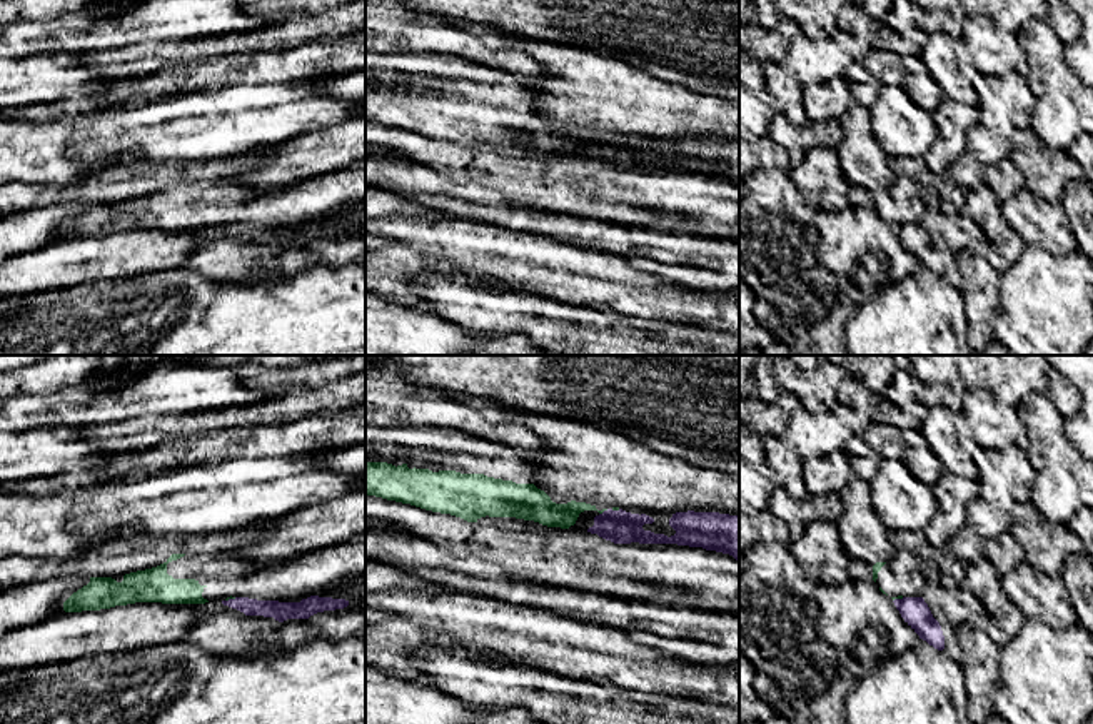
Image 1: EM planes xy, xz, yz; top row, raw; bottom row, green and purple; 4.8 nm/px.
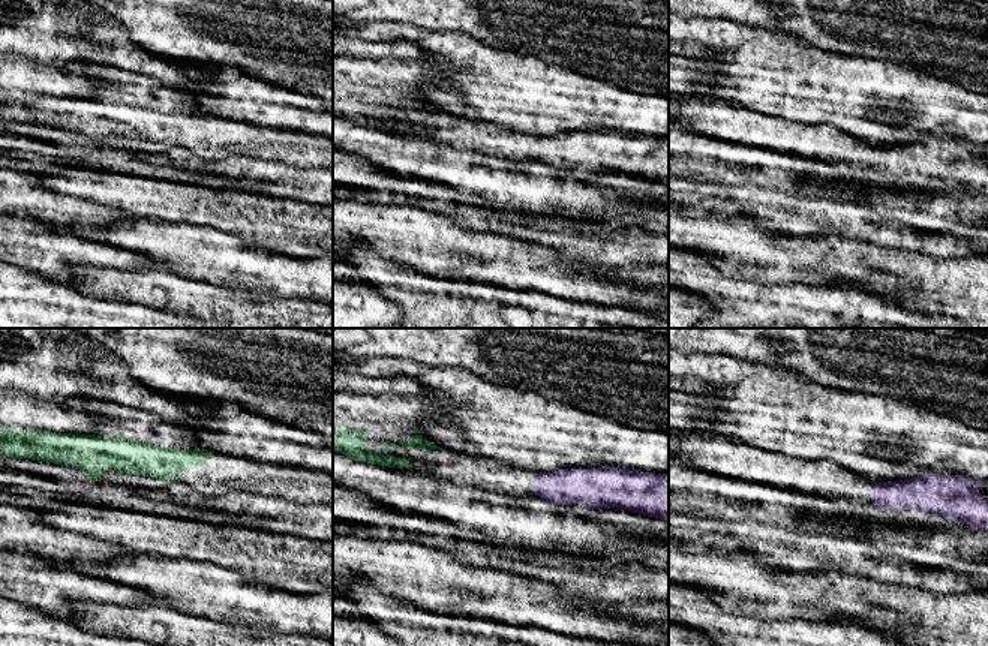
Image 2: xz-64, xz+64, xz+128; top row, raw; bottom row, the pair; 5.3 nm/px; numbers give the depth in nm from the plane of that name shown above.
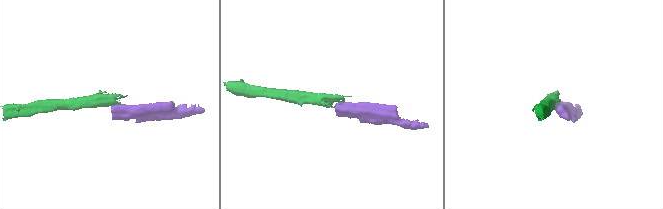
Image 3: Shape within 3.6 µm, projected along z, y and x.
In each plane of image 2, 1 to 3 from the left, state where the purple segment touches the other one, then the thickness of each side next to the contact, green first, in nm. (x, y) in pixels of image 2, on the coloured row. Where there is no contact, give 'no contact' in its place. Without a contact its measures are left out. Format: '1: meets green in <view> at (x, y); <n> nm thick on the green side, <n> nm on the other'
1: no contact
2: no contact
3: no contact

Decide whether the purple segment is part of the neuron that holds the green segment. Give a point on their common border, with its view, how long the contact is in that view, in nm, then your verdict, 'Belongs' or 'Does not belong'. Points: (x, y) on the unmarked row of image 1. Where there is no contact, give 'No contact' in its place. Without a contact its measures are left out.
Touches green at xz (603, 137). Shared border 50 nm. Does not belong

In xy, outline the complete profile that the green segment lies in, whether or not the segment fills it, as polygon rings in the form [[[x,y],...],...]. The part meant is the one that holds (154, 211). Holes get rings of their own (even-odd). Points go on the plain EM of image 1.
[[[365,162],[297,182],[290,187],[270,190],[245,187],[232,177],[210,180],[172,180],[164,190],[123,202],[122,209],[112,204],[90,204],[90,209],[73,219],[65,229],[65,239],[100,237],[135,229],[205,230],[249,224],[257,227],[307,225],[319,219],[332,219],[345,205],[365,199]]]

